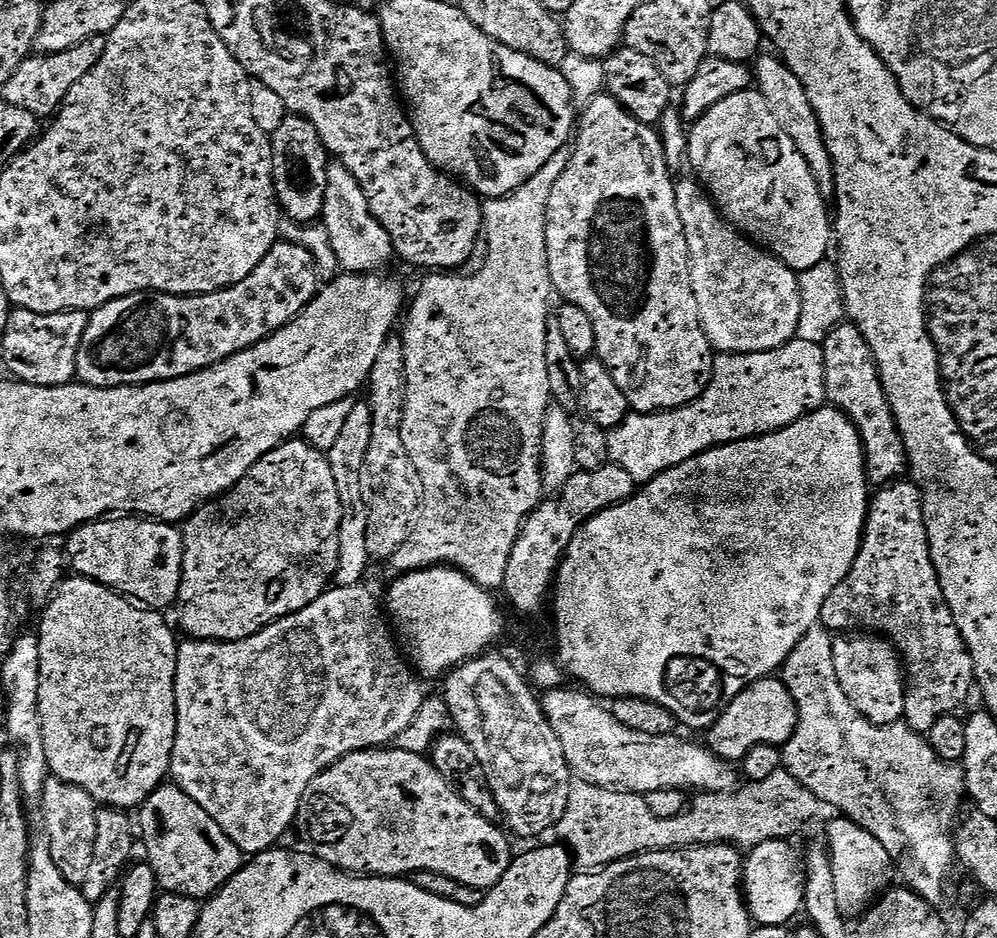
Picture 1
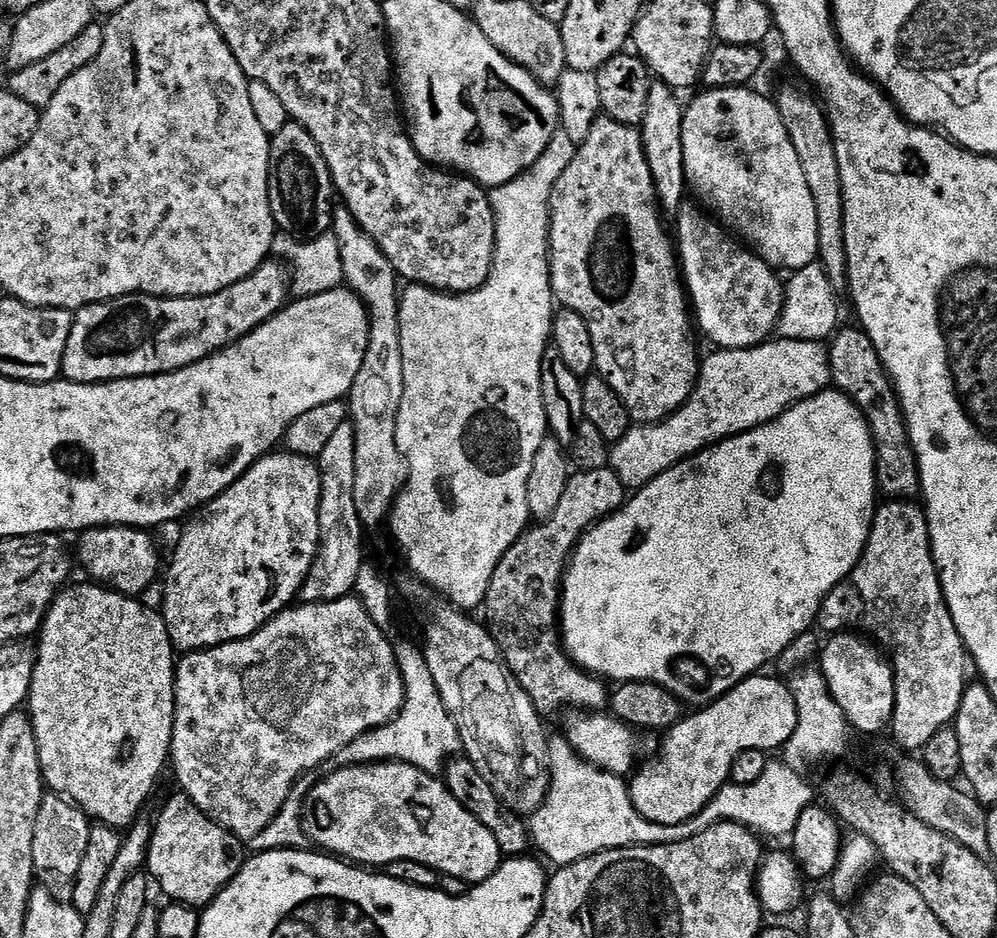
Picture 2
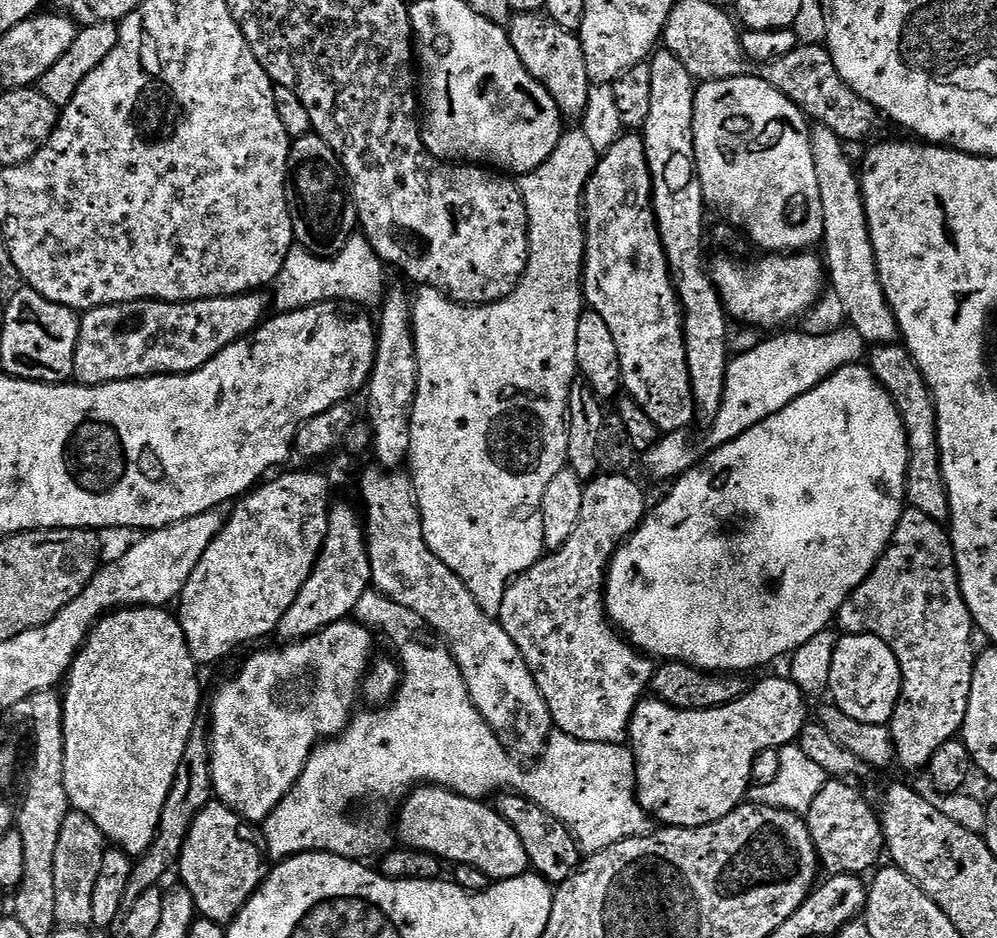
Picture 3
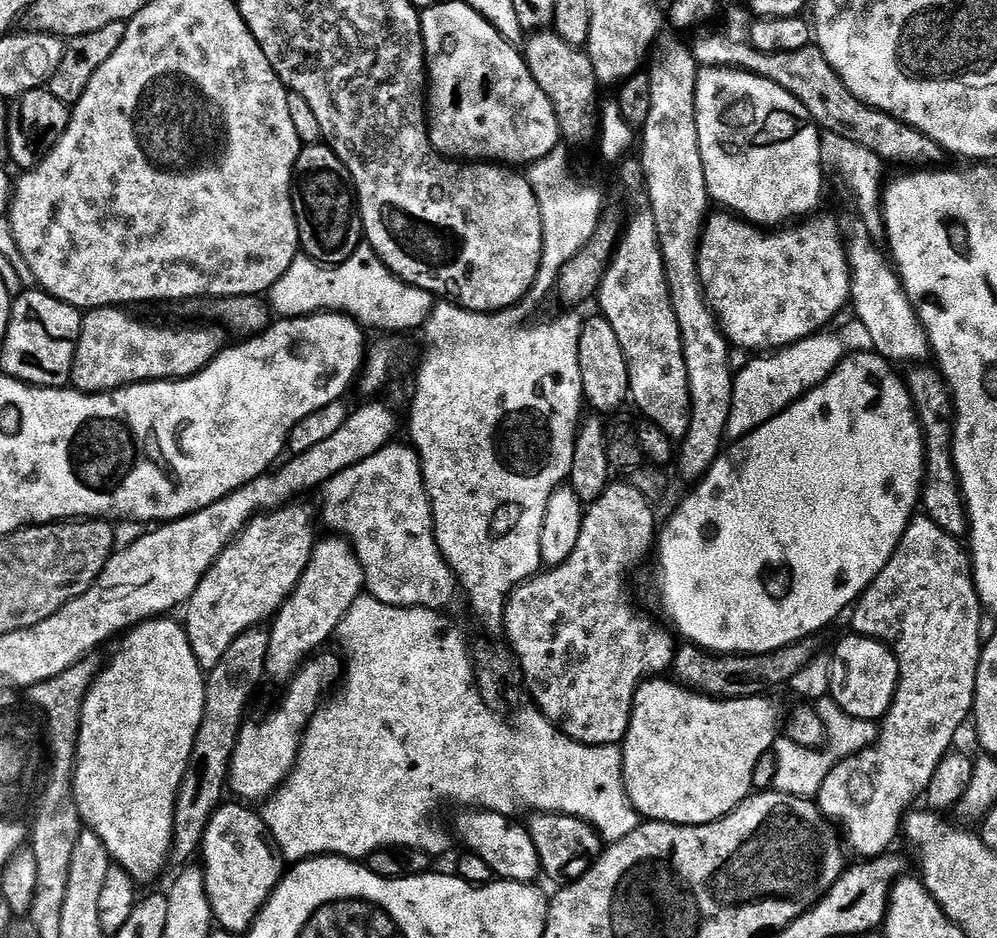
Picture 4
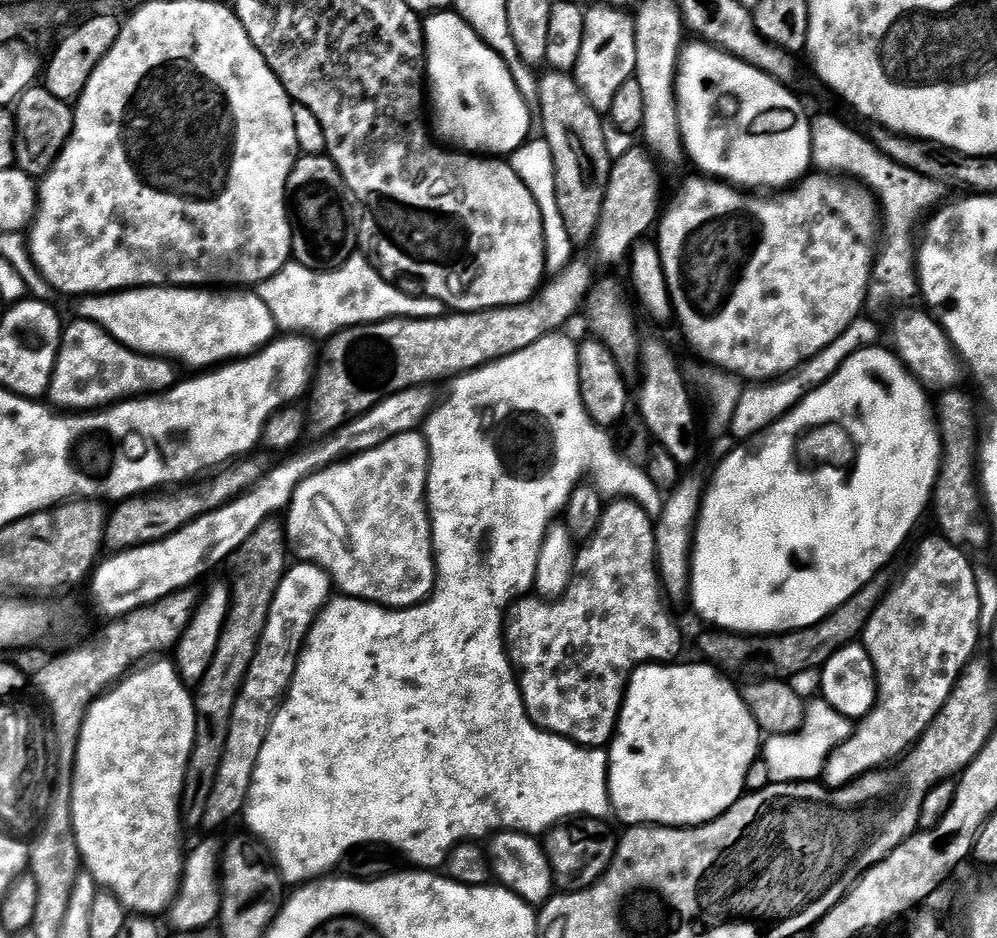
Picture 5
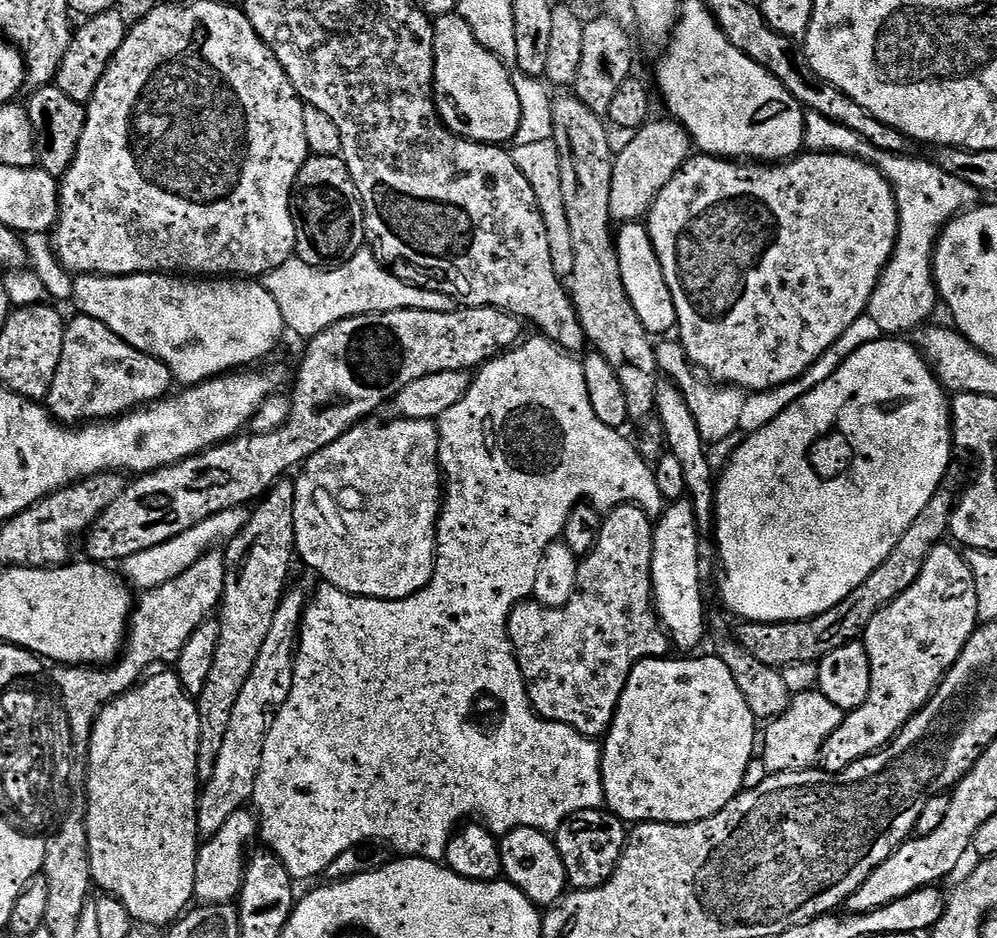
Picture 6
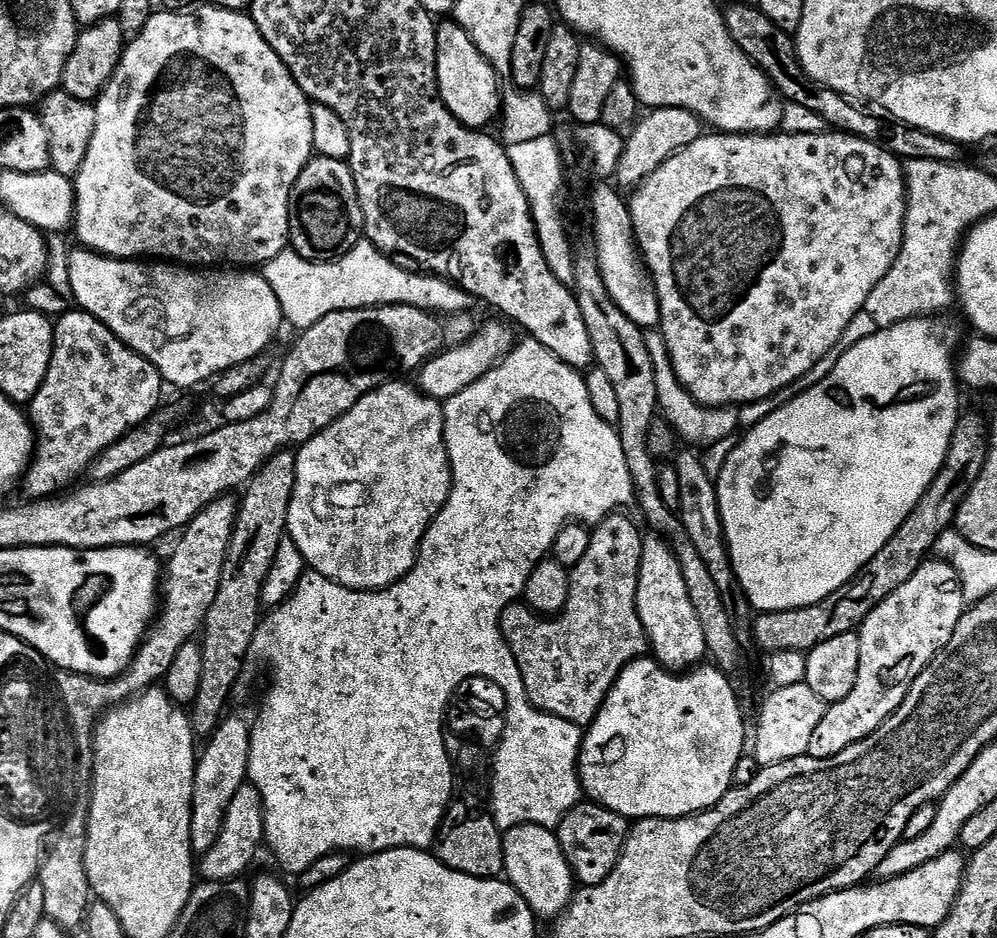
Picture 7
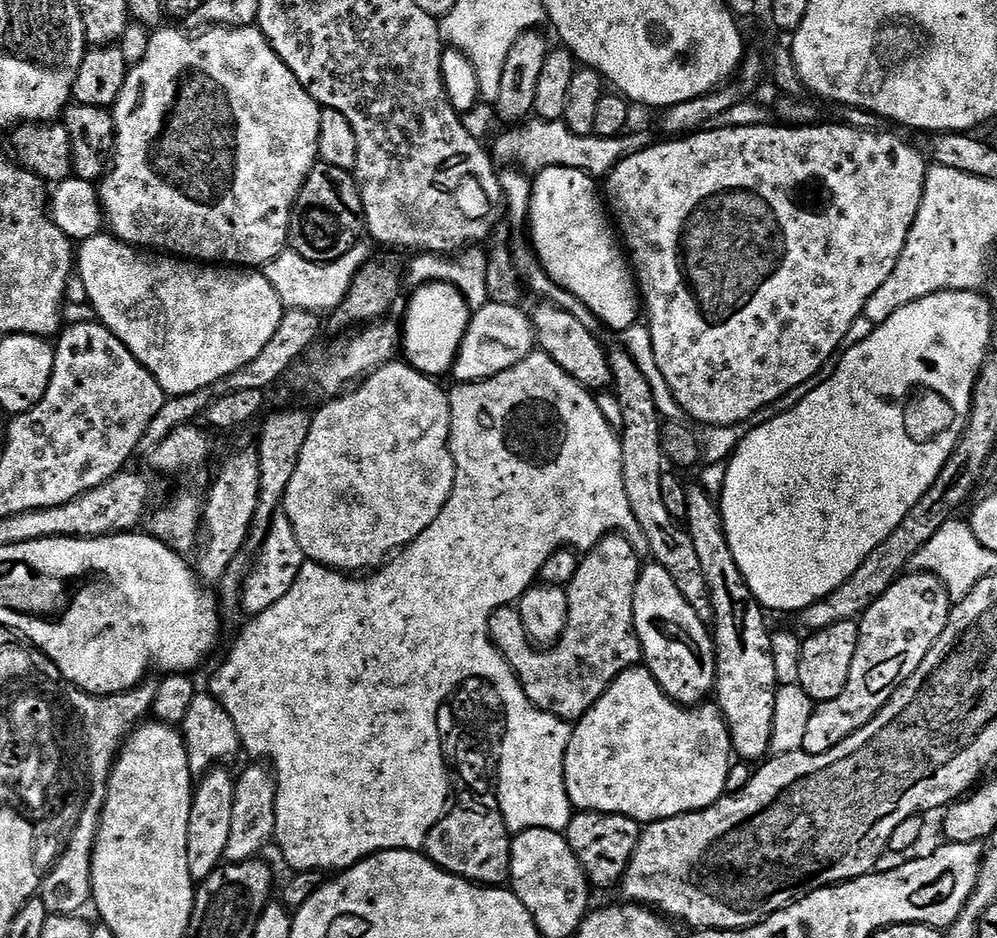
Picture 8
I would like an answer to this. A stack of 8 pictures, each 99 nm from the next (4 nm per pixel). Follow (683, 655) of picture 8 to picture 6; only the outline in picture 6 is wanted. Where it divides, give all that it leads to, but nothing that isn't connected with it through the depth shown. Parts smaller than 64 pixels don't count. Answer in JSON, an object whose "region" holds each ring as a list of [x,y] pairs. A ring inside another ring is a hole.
{"region":[[[684,498],[669,503],[652,530],[652,603],[669,641],[680,648],[698,647],[704,628],[706,632],[704,602],[700,598],[700,540],[696,537],[696,531],[696,515],[692,512],[691,503]]]}

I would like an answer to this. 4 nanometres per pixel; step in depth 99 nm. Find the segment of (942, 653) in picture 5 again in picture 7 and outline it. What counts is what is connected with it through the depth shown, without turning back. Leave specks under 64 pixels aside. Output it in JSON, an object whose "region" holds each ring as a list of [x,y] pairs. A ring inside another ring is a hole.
{"region":[[[929,558],[920,565],[914,578],[910,578],[910,582],[894,590],[890,598],[882,601],[865,618],[864,623],[858,629],[860,666],[854,690],[825,711],[822,722],[818,722],[818,730],[814,730],[814,738],[810,738],[807,755],[814,757],[815,760],[835,761],[847,753],[851,744],[859,744],[862,740],[875,737],[889,723],[887,720],[903,706],[904,699],[907,698],[908,691],[912,688],[912,683],[927,670],[928,663],[936,655],[939,657],[951,645],[954,634],[958,630],[958,624],[964,617],[966,611],[964,592],[960,589],[956,577],[958,577],[958,572],[949,561],[947,564],[944,560]]]}

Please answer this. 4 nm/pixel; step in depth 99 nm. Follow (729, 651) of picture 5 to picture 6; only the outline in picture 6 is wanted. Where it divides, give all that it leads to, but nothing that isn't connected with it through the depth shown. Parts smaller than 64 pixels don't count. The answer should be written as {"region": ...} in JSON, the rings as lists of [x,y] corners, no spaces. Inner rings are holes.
{"region":[[[956,466],[949,467],[948,473],[940,483],[936,493],[926,502],[922,514],[914,518],[910,530],[902,534],[902,538],[894,546],[894,550],[884,561],[855,588],[838,606],[823,612],[821,616],[813,616],[810,620],[785,620],[773,624],[763,624],[757,620],[737,623],[734,639],[748,651],[751,656],[758,658],[766,666],[777,670],[785,670],[791,664],[812,664],[823,660],[826,654],[838,650],[838,646],[855,641],[867,628],[870,618],[878,614],[882,608],[900,596],[918,578],[920,565],[928,557],[930,550],[945,539],[948,532],[948,518],[961,491],[960,472]]]}

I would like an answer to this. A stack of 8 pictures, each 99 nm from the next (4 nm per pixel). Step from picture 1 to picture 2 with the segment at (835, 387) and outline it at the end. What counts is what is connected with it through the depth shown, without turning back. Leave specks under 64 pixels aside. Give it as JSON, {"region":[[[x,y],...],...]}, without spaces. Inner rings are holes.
{"region":[[[841,327],[830,340],[832,384],[851,397],[868,419],[872,437],[876,441],[876,480],[881,493],[888,498],[912,498],[921,491],[920,467],[916,465],[916,452],[908,437],[908,422],[900,407],[900,398],[892,385],[892,377],[884,368],[874,342],[863,328]]]}

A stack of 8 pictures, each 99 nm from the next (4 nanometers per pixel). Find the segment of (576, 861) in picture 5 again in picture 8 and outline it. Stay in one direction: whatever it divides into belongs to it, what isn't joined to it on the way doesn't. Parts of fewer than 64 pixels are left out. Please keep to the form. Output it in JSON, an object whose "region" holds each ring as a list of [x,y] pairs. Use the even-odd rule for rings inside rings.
{"region":[[[577,811],[566,829],[568,846],[580,864],[580,869],[593,885],[606,888],[616,880],[619,881],[628,869],[632,851],[640,841],[642,828],[629,816],[619,816],[609,812]]]}

